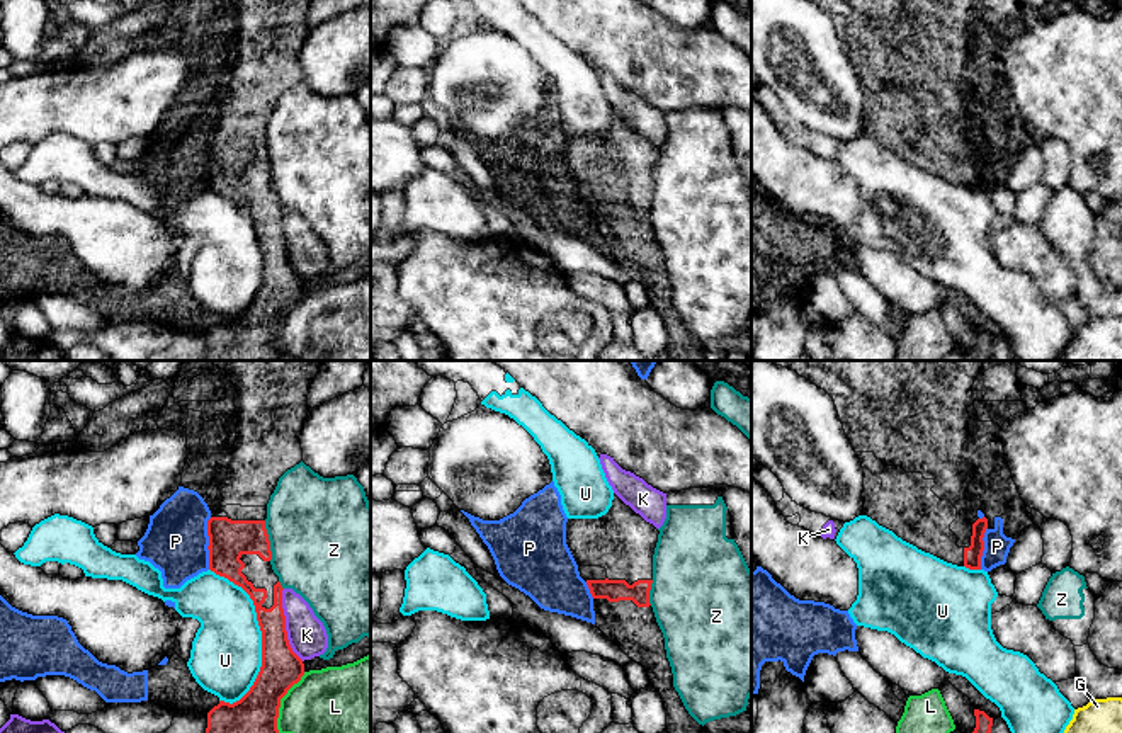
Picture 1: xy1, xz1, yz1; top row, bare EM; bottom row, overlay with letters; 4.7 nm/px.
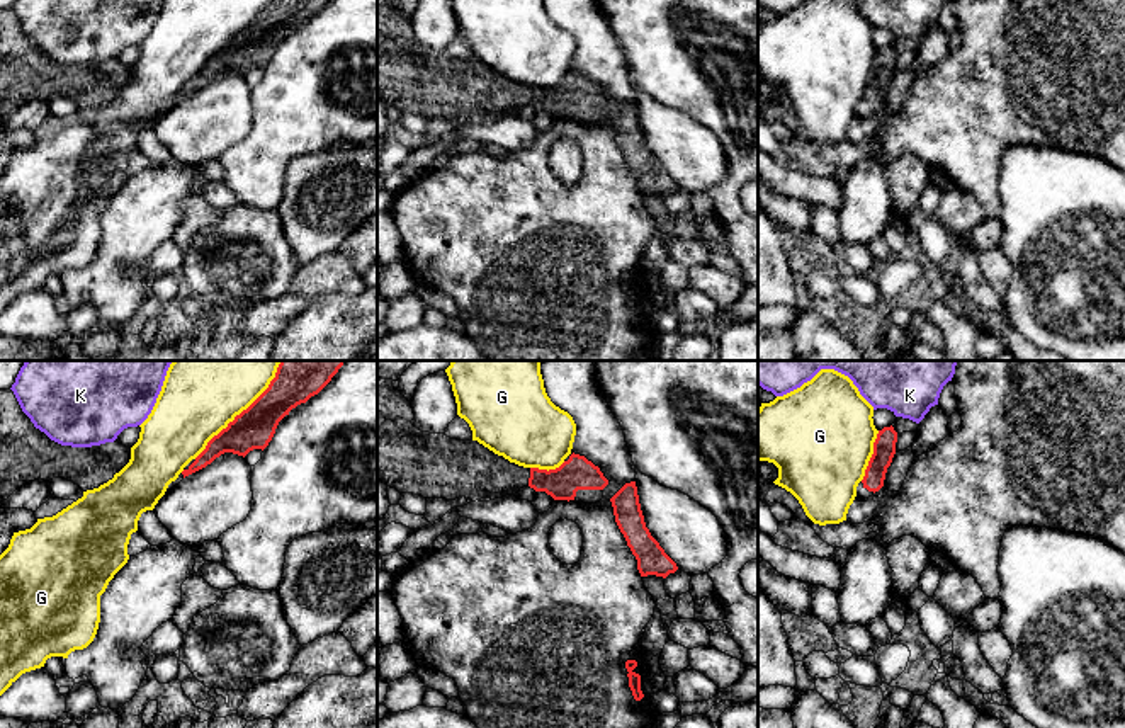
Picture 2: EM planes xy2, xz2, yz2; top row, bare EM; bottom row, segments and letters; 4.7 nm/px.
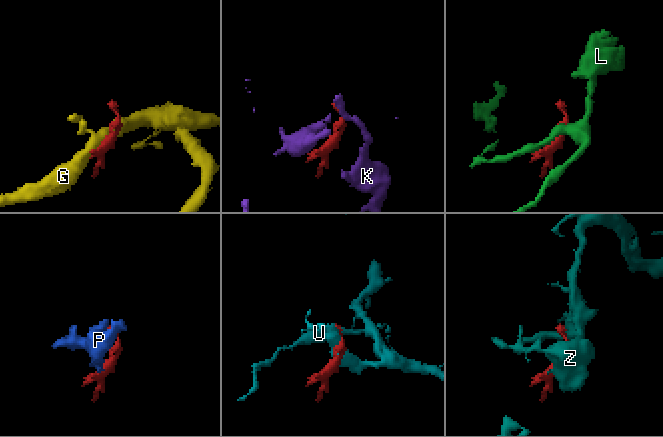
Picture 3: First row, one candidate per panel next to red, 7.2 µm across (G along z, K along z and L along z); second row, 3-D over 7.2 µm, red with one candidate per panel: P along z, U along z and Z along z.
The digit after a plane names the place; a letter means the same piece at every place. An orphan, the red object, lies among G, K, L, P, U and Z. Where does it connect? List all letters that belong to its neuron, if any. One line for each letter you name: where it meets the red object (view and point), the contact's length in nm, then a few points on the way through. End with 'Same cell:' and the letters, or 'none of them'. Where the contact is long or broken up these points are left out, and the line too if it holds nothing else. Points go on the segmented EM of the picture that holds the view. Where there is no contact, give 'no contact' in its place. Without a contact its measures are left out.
Same cell: none of them

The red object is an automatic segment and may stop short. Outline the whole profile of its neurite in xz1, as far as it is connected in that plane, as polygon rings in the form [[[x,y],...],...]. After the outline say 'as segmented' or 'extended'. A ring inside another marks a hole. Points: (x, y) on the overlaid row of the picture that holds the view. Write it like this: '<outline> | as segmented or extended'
[[[615,493],[605,515],[566,522],[566,544],[593,597],[597,628],[646,668],[666,709],[666,731],[702,733],[673,687],[665,638],[649,604],[658,534]]] | extended

